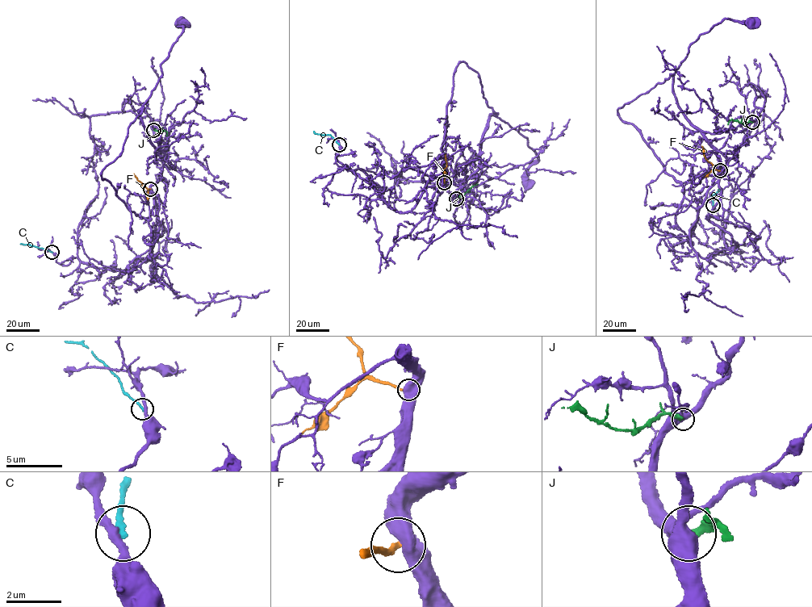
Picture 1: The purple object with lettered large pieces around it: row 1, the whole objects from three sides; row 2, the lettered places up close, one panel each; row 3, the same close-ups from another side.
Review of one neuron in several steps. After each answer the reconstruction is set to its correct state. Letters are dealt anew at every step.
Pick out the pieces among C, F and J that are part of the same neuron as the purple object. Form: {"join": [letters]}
{"join": []}

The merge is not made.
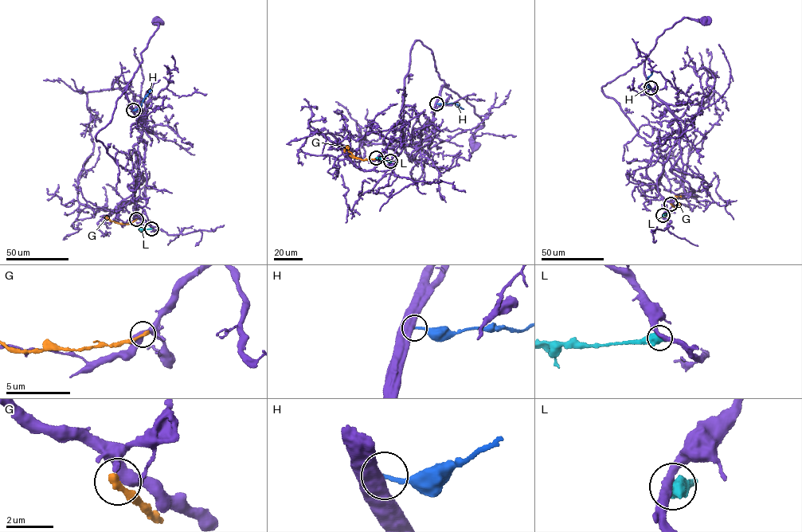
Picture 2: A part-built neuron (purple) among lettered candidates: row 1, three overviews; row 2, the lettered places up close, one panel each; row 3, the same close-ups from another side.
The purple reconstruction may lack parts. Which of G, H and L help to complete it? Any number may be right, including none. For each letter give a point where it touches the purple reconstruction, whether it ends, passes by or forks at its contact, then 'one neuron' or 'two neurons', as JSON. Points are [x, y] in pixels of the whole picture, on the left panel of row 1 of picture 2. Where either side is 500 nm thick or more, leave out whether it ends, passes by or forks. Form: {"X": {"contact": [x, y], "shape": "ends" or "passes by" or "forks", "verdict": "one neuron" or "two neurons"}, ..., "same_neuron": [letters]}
{"G": {"contact": [136, 219], "shape": "ends", "verdict": "two neurons"}, "H": {"contact": [133, 110], "verdict": "two neurons"}, "L": {"contact": [151, 228], "verdict": "two neurons"}, "same_neuron": []}

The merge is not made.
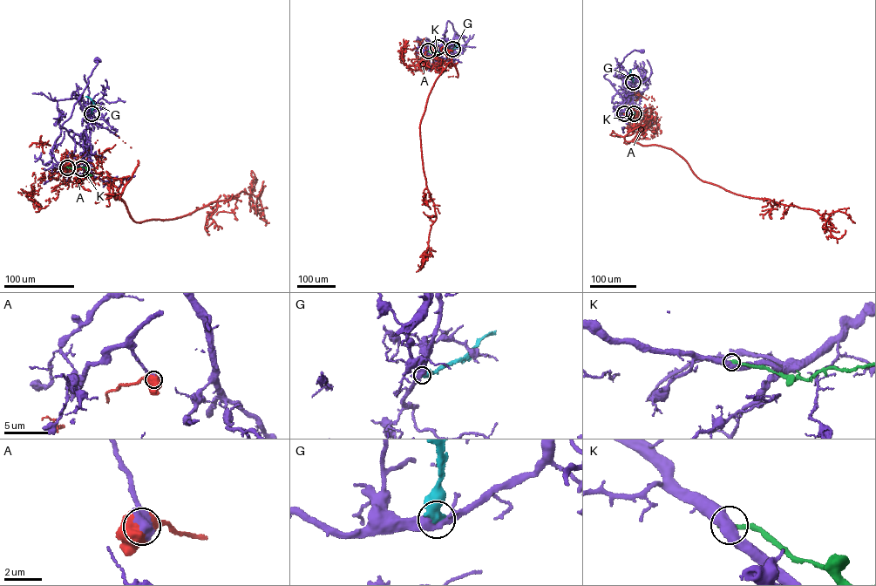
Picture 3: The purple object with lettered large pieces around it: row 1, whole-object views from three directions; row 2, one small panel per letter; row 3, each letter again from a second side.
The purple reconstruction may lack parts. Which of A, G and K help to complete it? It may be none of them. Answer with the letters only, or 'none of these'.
none of these

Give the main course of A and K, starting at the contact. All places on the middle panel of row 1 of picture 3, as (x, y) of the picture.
A: (438, 47), (417, 64), (452, 64), (434, 83), (419, 126), (436, 216), (420, 269)
K: (428, 51), (440, 54)

